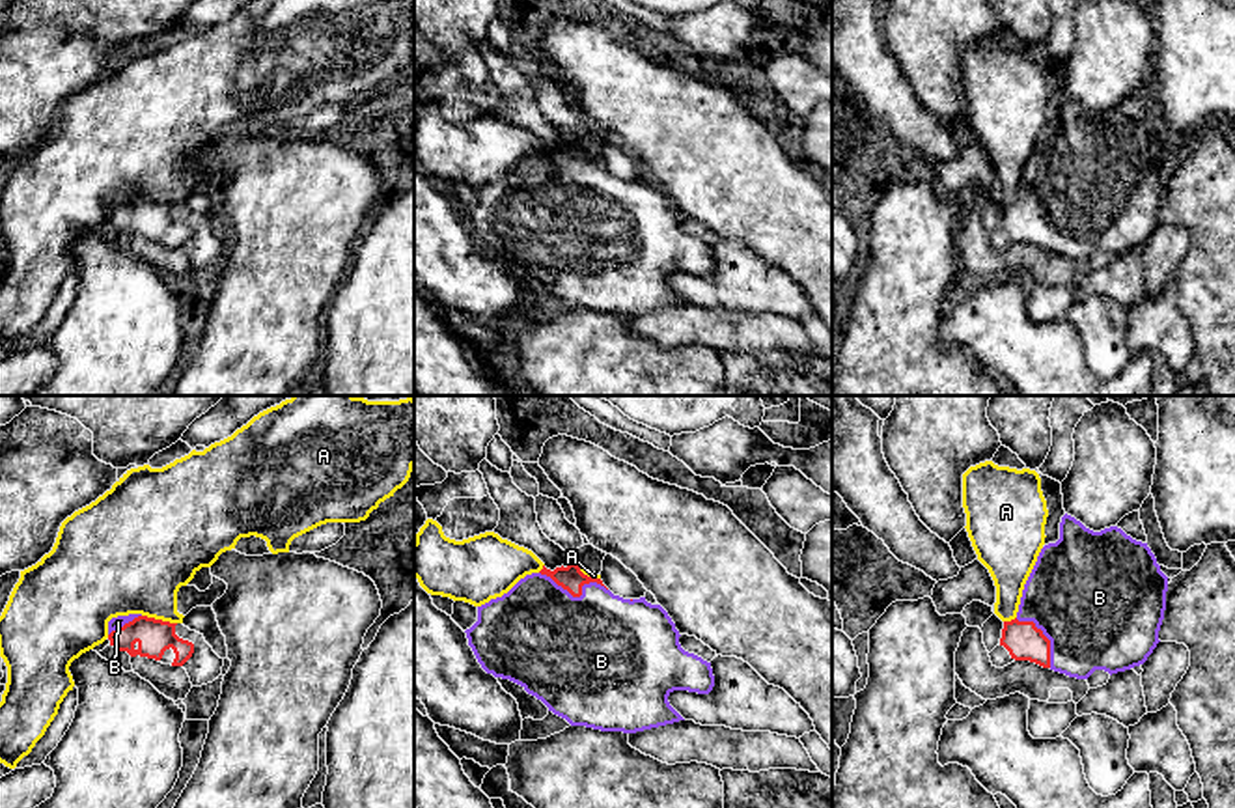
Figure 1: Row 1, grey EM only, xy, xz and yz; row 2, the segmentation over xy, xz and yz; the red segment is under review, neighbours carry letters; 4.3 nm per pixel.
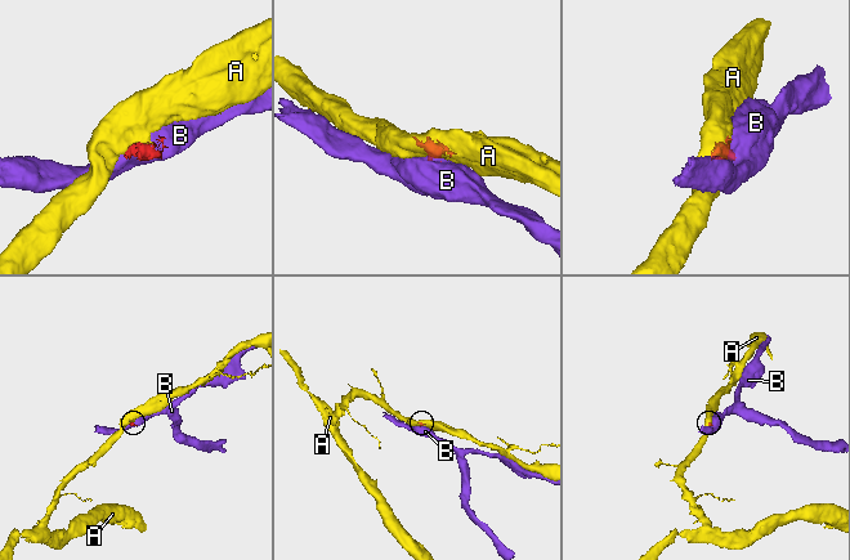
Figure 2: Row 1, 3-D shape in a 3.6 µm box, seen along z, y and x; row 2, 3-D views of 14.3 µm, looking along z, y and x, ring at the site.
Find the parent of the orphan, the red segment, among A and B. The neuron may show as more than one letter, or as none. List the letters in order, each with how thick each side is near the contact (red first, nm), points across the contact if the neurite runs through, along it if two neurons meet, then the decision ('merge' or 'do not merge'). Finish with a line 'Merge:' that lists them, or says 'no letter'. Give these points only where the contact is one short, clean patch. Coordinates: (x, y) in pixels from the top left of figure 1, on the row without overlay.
A: 150 nm thick on the red side, 400 nm on the other; border along xy (142, 196), (176, 206); do not merge
B: 110 nm thick on the red side, 500 nm on the other; merge
Merge: B

